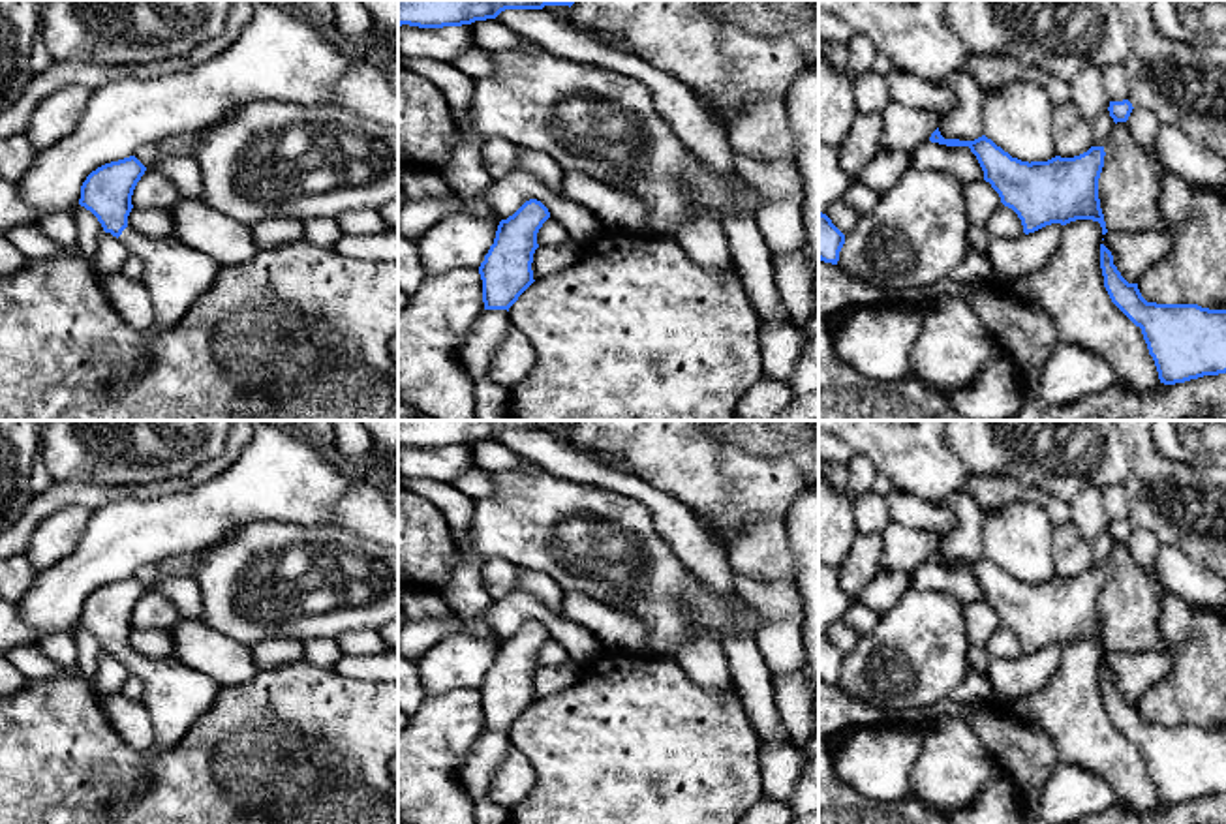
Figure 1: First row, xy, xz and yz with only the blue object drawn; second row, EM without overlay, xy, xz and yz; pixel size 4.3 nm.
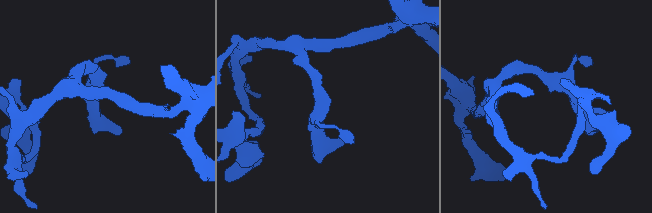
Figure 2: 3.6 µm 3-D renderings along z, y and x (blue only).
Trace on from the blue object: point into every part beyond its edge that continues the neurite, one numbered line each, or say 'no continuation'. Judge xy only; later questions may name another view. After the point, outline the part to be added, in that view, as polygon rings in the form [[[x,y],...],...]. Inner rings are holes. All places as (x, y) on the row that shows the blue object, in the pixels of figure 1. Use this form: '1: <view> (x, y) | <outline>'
1: xy (175, 274) | [[[130,225],[118,238],[143,261],[141,282],[156,313],[152,332],[176,325],[220,270],[220,263],[210,255],[173,238],[148,238]]]

